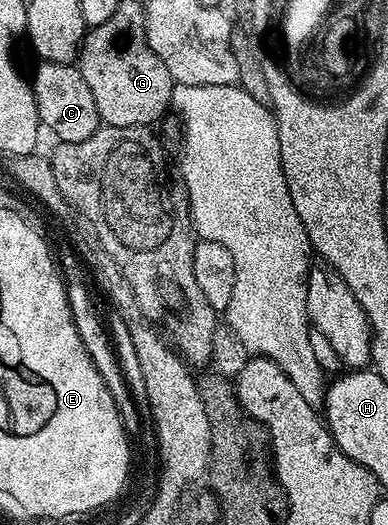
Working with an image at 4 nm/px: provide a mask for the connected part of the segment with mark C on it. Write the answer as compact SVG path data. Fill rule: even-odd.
M68 63L37 64L39 67L32 74L32 86L36 97L38 121L55 135L58 143L75 143L88 141L92 133L100 126L96 101L92 98L92 89L88 89L88 81L78 72L77 66Z

